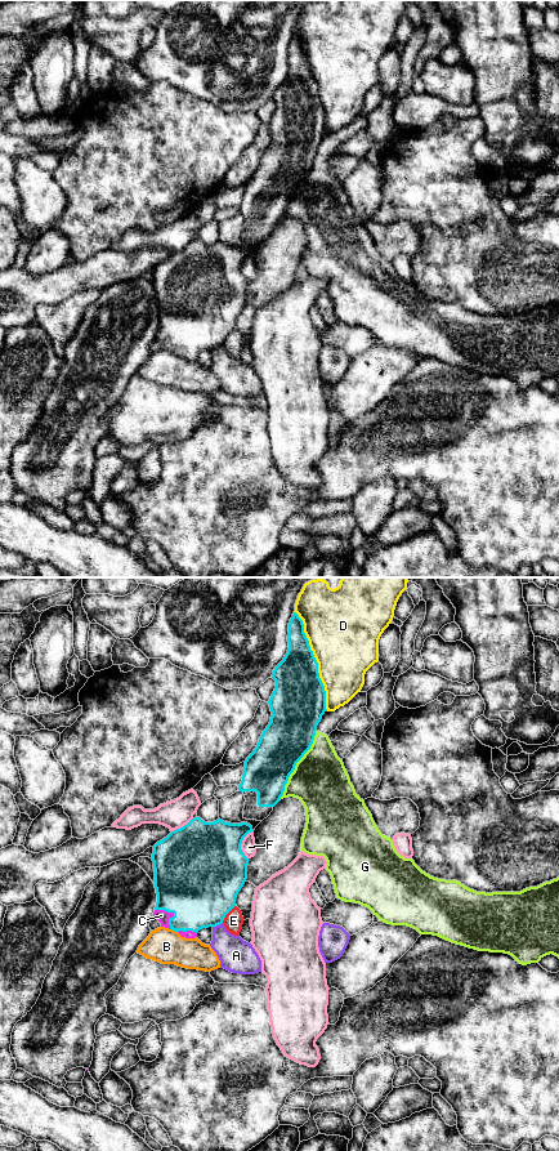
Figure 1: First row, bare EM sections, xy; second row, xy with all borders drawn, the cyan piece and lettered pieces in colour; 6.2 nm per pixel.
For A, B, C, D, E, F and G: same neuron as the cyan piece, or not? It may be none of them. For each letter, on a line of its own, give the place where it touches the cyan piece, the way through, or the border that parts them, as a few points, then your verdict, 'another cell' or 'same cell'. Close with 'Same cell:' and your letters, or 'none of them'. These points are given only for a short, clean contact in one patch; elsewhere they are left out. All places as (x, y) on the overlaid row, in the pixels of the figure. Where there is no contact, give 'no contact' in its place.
A: xy (217, 924) | another cell
B: xy (174, 929) | along xy (170, 928), (177, 932) | another cell
C: xy (171, 911) | same cell
D: xy (316, 660) | another cell
E: xy (227, 913) | along xy (235, 905), (222, 922) | another cell
F: xy (241, 843) | another cell
G: xy (303, 755) | another cell
Same cell: C

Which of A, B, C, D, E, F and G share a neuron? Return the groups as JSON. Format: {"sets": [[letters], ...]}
{"sets": [["A"], ["B"], ["C"], ["D"], ["E"], ["F"], ["G"]]}

